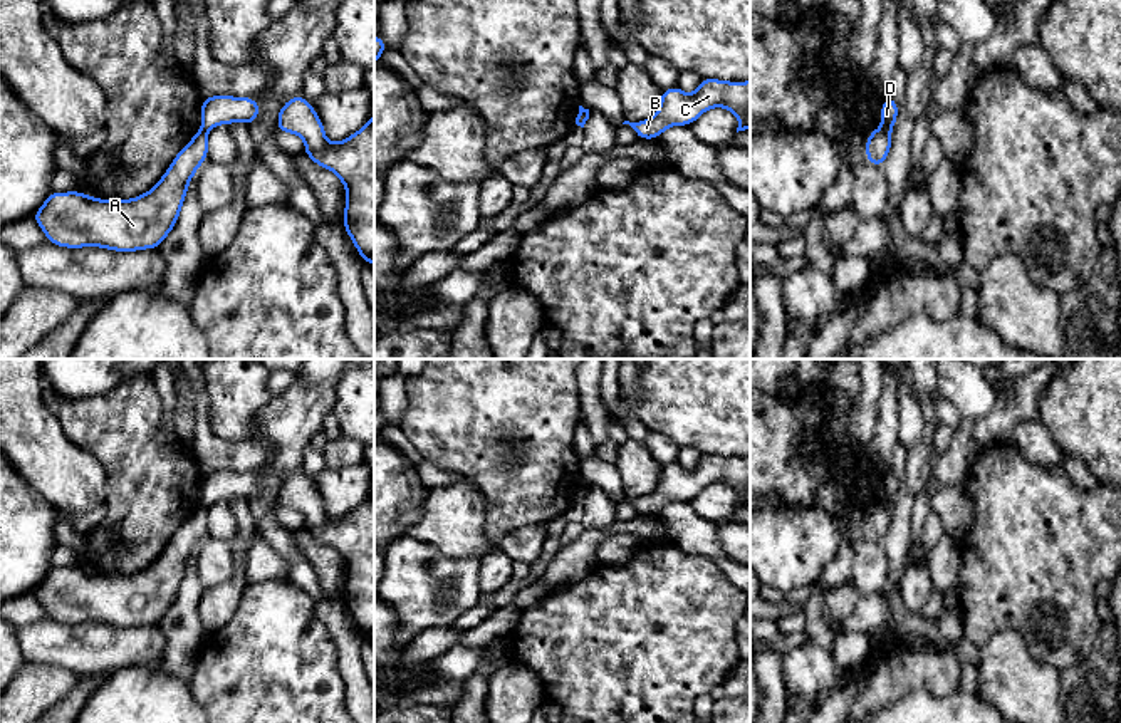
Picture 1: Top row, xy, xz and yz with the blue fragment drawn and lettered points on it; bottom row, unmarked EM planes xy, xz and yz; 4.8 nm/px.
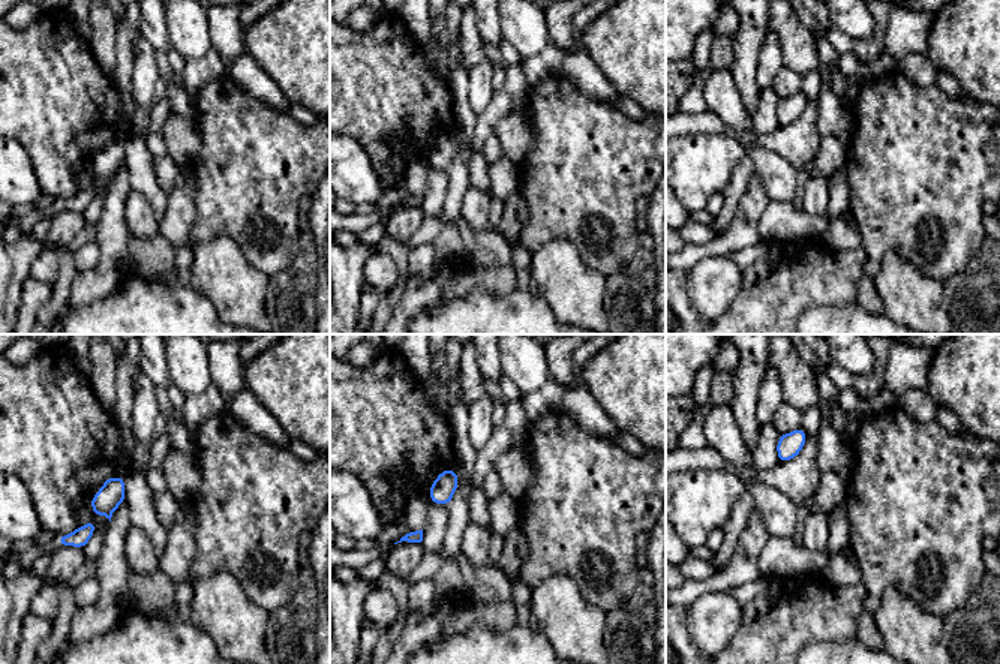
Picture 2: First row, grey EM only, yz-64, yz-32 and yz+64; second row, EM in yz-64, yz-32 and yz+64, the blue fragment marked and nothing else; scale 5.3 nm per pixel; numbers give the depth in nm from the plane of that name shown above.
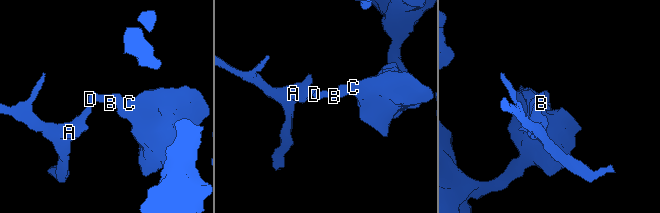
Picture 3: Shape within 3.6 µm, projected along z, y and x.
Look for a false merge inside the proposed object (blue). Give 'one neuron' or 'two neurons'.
two neurons

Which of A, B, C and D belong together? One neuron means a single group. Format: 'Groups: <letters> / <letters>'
Groups: A / B C D

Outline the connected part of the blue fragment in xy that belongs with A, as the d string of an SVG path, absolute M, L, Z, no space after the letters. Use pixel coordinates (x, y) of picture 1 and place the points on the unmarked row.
M200 505L148 569L131 575L99 575L82 567L52 567L32 594L49 619L64 624L159 624L175 604L188 560L205 535L208 508Z

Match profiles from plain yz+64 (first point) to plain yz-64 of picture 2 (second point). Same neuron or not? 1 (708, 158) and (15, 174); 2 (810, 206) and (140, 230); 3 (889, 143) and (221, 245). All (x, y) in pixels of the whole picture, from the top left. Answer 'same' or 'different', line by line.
1: same
2: same
3: different

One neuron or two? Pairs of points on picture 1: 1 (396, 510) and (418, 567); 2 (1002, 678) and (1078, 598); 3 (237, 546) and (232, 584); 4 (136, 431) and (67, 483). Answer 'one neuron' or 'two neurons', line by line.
1: two neurons
2: two neurons
3: one neuron
4: two neurons

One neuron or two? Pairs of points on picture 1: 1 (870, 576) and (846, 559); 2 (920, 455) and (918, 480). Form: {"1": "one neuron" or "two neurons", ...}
{"1": "two neurons", "2": "one neuron"}

